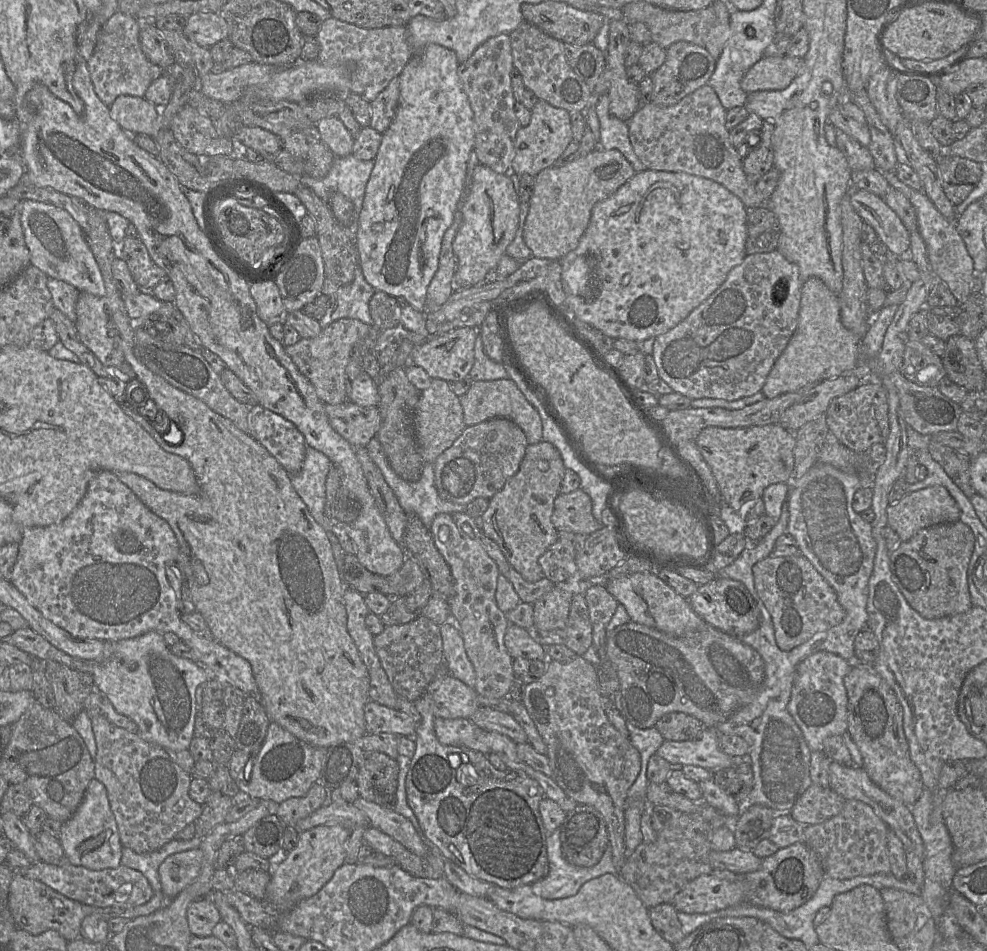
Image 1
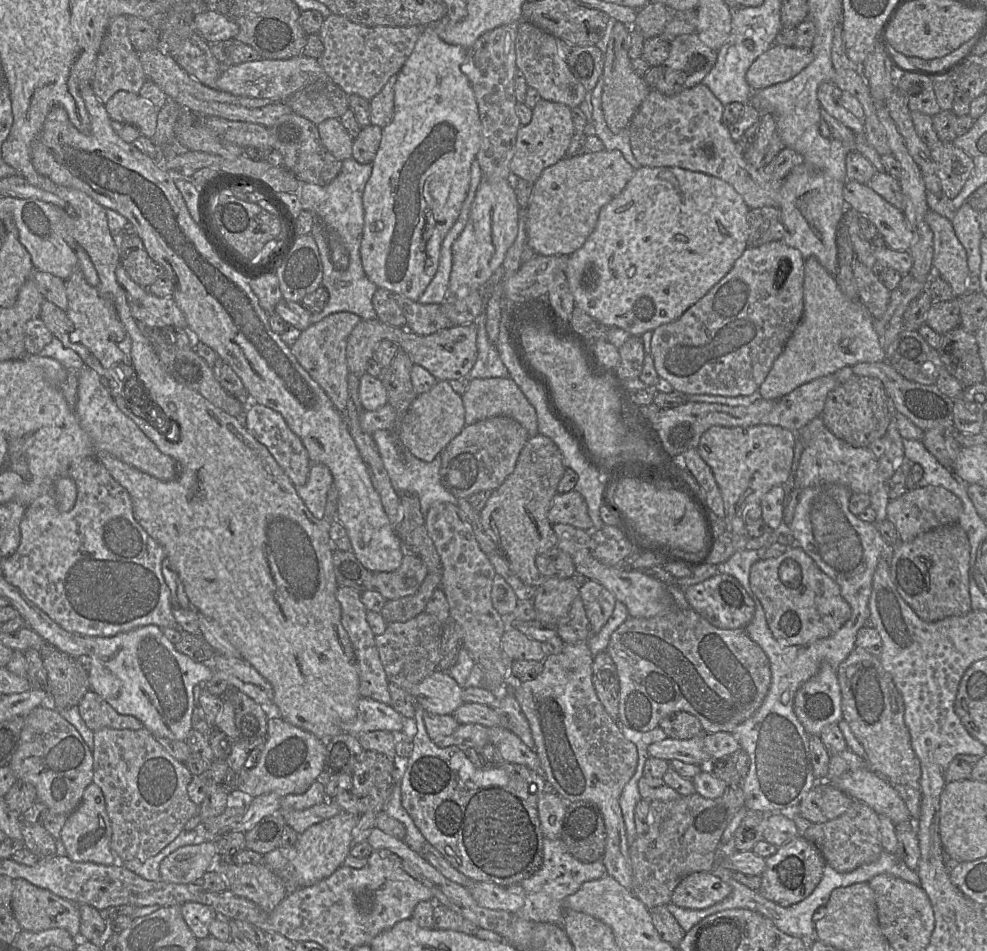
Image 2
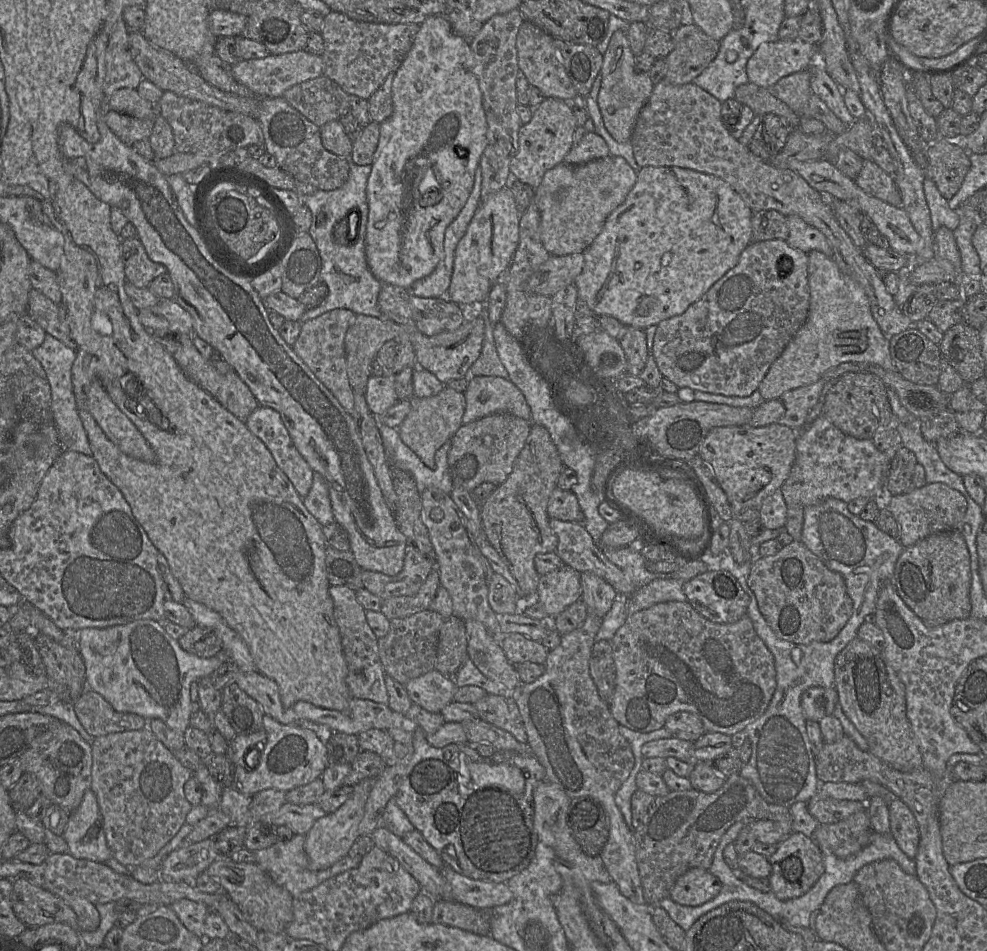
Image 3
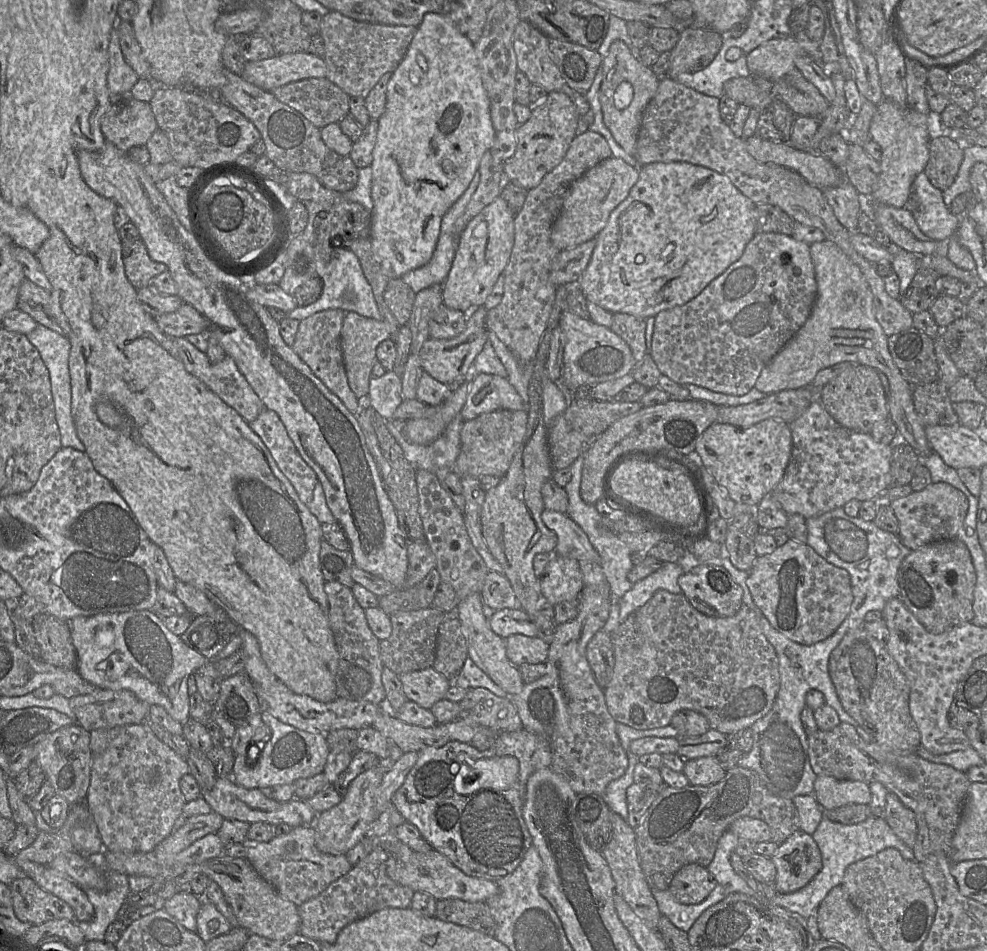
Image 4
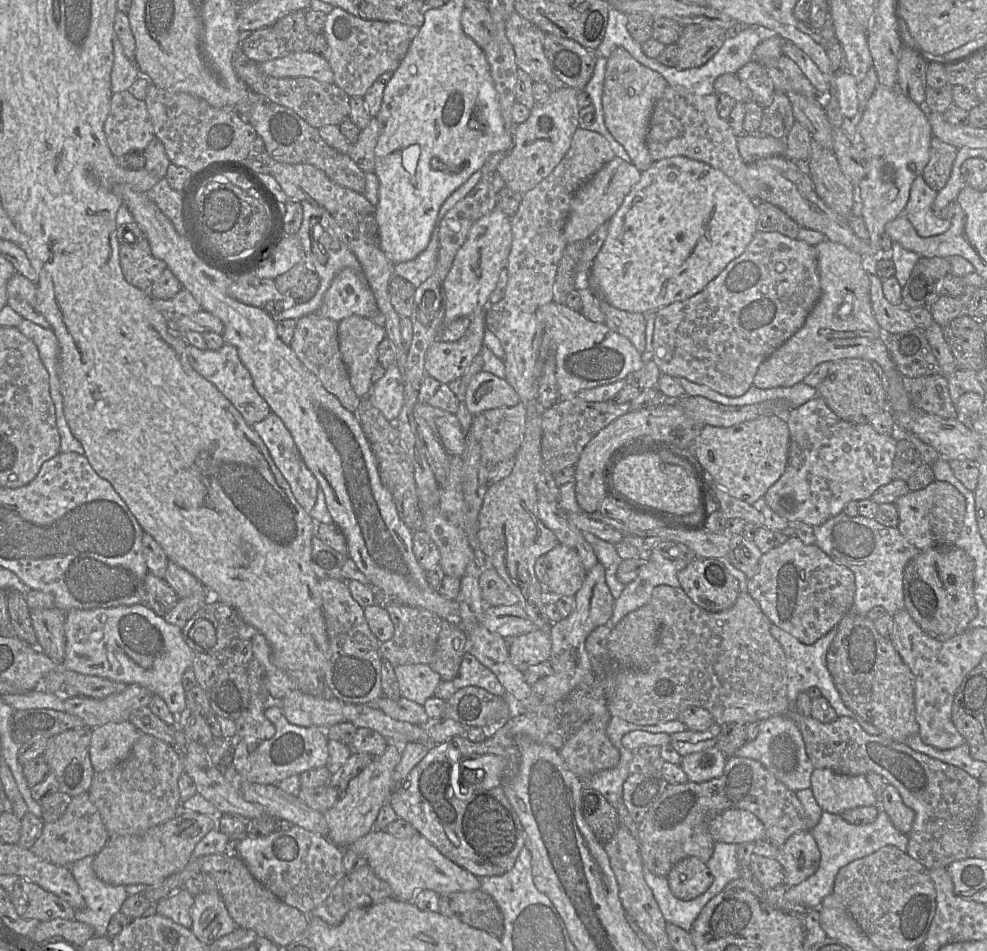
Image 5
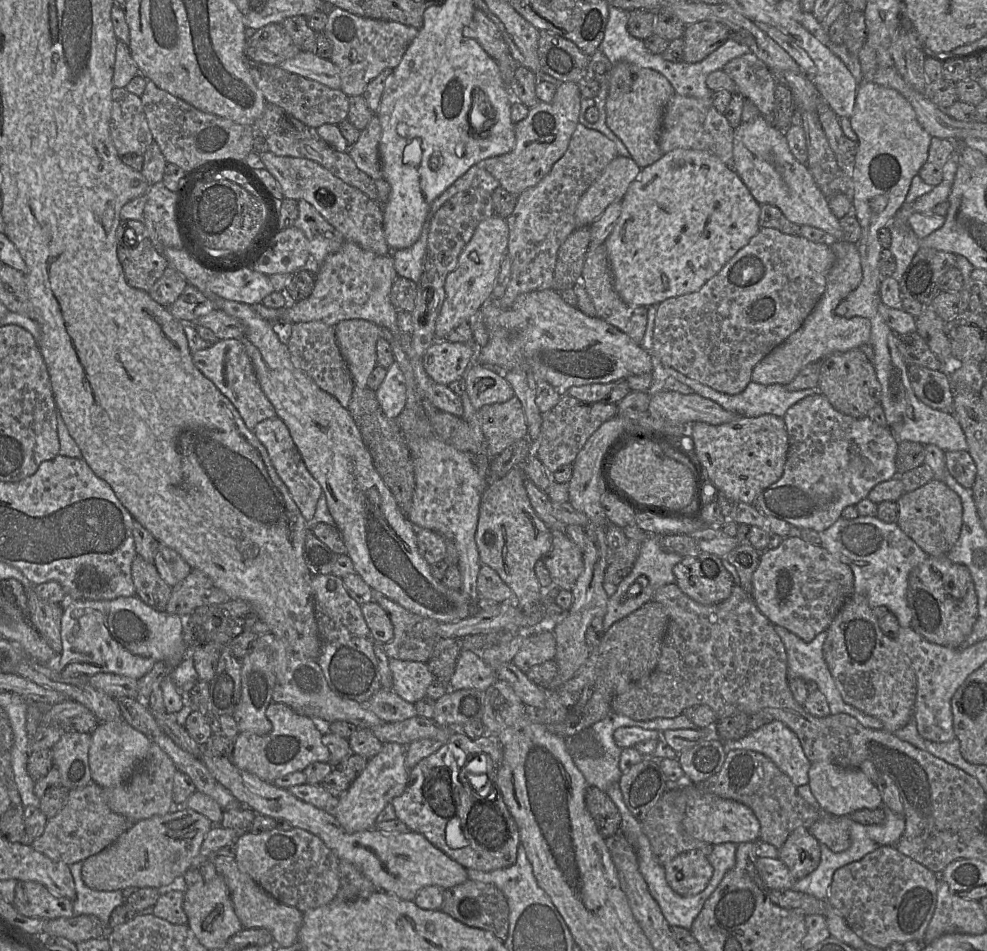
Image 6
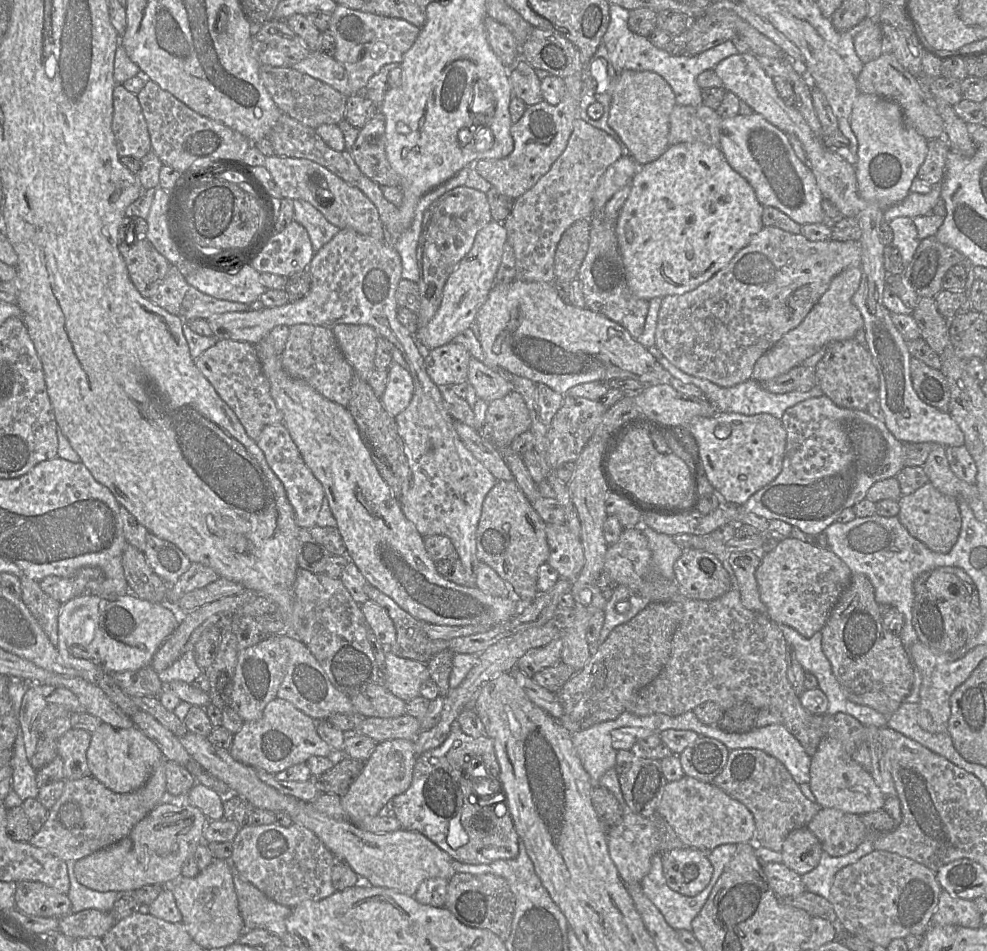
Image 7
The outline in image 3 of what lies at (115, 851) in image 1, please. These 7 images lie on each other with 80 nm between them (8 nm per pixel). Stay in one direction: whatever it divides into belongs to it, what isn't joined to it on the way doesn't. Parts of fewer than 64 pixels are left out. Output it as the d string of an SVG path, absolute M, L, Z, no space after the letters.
M91 789L85 792L80 805L70 812L61 836L68 845L68 853L75 858L100 863L112 858L97 798Z

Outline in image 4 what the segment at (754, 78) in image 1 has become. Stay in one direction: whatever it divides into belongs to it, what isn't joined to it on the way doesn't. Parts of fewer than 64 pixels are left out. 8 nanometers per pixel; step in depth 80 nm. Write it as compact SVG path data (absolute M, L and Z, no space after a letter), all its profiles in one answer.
M795 36L770 39L747 57L751 76L760 76L775 82L786 76L795 66L799 56L807 55Z

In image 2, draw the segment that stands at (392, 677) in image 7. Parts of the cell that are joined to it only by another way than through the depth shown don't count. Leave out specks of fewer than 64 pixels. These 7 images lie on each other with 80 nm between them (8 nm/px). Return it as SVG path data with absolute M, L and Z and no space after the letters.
M436 670L414 687L411 695L429 713L453 715L464 703L462 692L463 688L452 676Z

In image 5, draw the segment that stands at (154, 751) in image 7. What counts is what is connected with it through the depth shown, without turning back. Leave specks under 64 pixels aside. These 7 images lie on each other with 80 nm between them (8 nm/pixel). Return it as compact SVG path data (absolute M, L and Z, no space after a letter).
M129 721L110 722L92 729L90 742L90 760L95 773L112 768L130 755L134 743L143 733Z

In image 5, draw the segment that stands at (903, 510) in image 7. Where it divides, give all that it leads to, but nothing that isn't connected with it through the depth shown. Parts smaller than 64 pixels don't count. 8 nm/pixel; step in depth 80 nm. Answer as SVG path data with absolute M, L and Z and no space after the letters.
M935 479L924 489L899 497L894 504L899 518L897 529L919 551L955 544L963 527L966 500L950 483Z

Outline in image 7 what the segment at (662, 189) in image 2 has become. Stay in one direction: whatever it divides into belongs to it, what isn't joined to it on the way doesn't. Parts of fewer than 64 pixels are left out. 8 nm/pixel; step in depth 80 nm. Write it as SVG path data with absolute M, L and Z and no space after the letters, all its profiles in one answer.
M698 141L669 146L658 159L639 166L631 182L630 194L616 221L615 230L630 291L636 297L649 301L654 297L681 295L696 289L727 266L737 252L747 246L751 239L764 227L762 223L763 208L764 206L758 201L751 185L729 165L720 147Z

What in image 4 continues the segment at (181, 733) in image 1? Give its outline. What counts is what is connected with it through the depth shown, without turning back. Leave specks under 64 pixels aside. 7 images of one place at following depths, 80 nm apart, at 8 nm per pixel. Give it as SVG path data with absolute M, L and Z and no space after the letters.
M150 610L78 616L69 625L77 653L76 671L85 681L99 689L129 690L149 705L162 706L181 724L189 718L189 675L209 660L216 662L232 655L243 643L242 637L235 634L217 656L207 659L187 646Z

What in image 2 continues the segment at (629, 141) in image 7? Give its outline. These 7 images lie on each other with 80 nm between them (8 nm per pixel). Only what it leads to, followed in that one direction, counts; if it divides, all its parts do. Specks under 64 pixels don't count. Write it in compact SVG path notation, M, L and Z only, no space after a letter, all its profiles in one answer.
M617 21L613 27L605 53L602 74L602 109L606 123L614 134L628 129L632 117L651 90L651 88L646 85L643 77L638 76L632 68L632 60L628 56L630 28L631 27L624 25L622 22Z

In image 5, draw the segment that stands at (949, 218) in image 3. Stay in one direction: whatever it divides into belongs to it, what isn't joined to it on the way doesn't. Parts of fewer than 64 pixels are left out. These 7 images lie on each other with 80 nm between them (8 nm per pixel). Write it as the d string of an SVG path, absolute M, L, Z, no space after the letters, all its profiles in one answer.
M922 174L912 183L910 197L902 215L908 218L921 237L942 234L951 226L951 220L941 218L933 211L937 193L925 182Z

